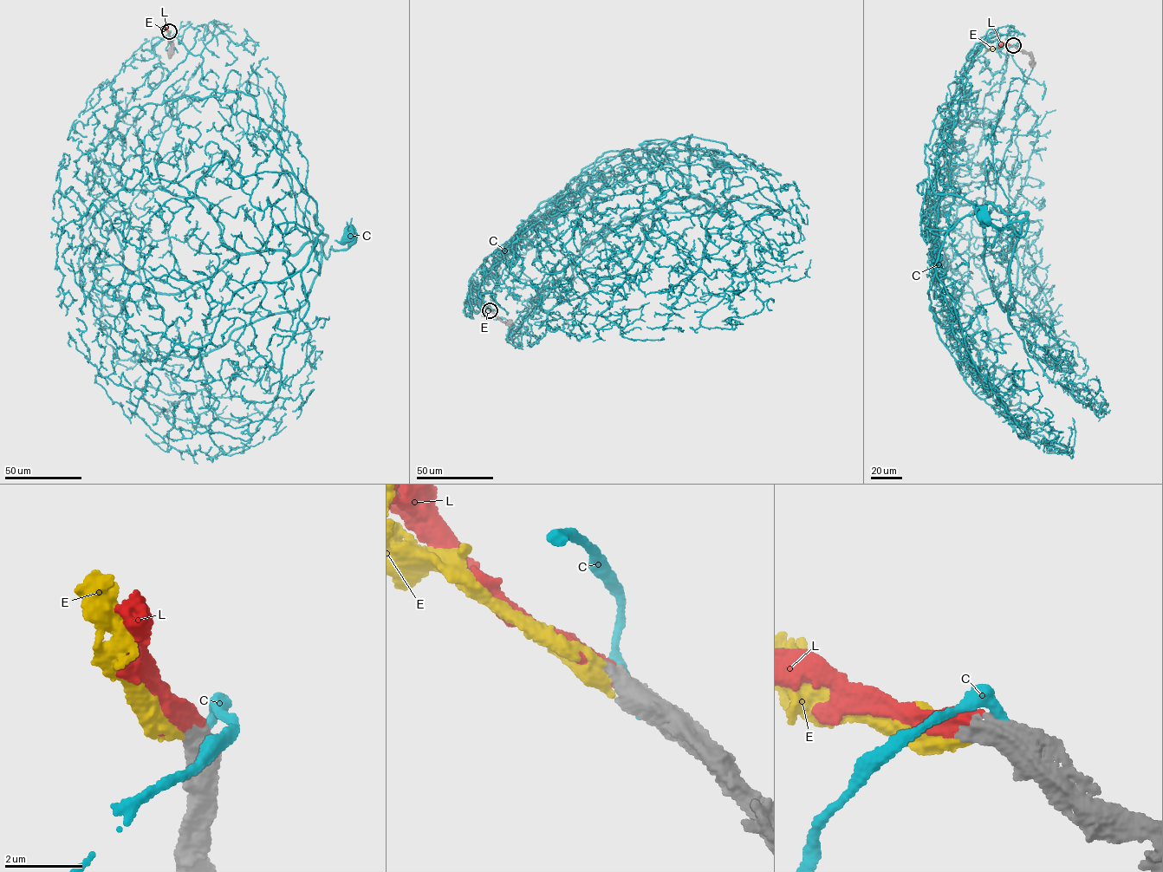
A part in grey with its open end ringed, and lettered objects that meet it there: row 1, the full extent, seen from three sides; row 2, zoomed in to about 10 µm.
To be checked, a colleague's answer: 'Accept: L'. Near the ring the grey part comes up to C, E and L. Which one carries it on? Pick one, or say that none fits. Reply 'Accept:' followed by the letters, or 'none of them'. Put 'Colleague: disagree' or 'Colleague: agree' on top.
Colleague: agree
Accept: L

